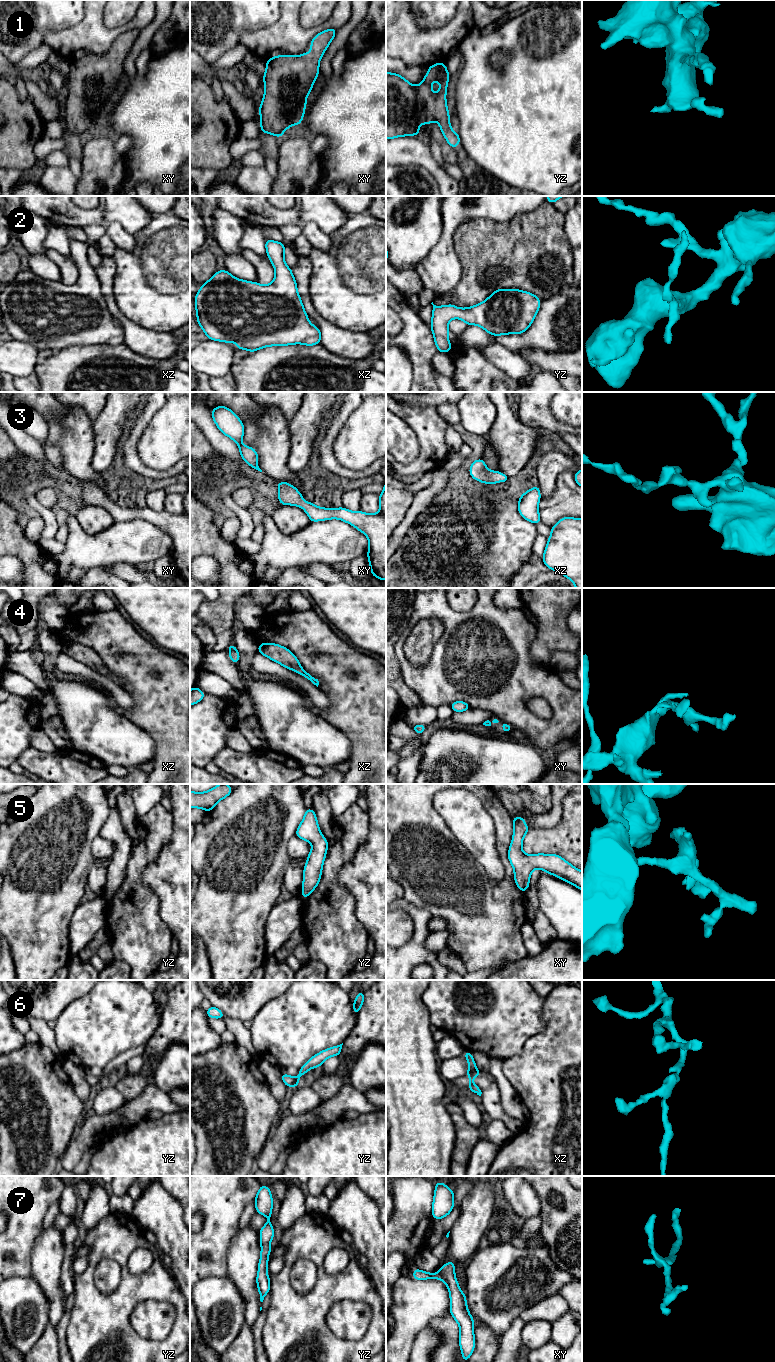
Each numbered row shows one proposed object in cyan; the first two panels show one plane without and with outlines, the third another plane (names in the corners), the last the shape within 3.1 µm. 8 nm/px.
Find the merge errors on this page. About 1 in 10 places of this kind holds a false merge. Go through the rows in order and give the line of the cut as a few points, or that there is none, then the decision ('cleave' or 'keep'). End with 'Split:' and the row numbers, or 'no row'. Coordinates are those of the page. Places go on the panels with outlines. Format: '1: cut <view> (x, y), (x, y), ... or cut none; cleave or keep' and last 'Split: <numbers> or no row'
1: cut none; keep
2: cut none; keep
3: cut none; keep
4: cut none; keep
5: cut none; keep
6: cut none; keep
7: cut none; keep
Split: no row

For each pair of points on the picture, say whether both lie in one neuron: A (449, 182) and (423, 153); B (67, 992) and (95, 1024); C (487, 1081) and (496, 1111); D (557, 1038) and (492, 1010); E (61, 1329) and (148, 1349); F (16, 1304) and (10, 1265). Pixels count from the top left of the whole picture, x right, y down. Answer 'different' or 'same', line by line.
A: same
B: different
C: same
D: different
E: different
F: different

